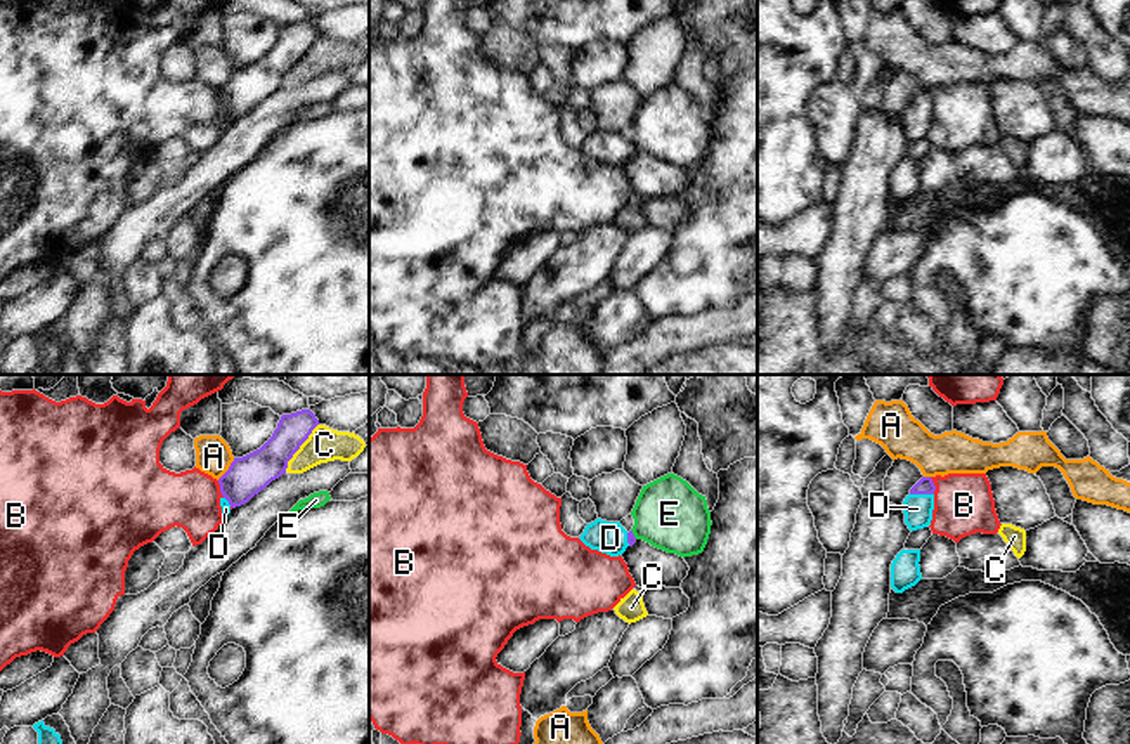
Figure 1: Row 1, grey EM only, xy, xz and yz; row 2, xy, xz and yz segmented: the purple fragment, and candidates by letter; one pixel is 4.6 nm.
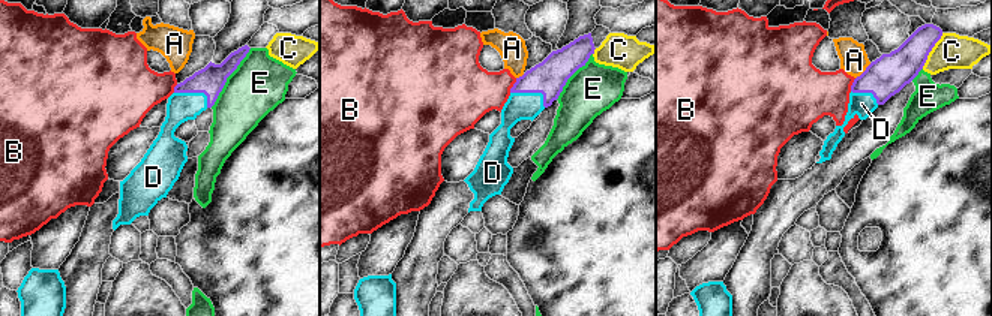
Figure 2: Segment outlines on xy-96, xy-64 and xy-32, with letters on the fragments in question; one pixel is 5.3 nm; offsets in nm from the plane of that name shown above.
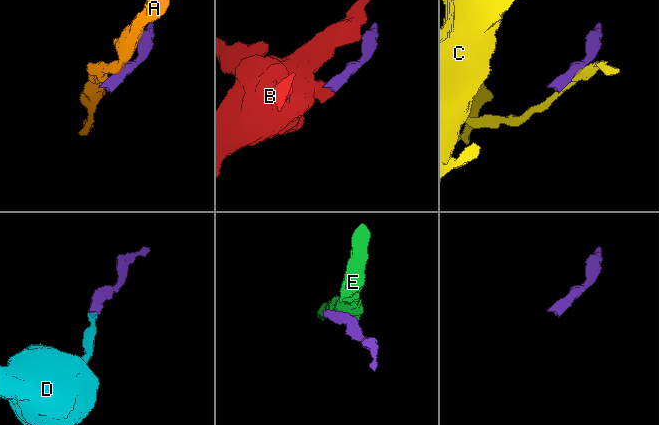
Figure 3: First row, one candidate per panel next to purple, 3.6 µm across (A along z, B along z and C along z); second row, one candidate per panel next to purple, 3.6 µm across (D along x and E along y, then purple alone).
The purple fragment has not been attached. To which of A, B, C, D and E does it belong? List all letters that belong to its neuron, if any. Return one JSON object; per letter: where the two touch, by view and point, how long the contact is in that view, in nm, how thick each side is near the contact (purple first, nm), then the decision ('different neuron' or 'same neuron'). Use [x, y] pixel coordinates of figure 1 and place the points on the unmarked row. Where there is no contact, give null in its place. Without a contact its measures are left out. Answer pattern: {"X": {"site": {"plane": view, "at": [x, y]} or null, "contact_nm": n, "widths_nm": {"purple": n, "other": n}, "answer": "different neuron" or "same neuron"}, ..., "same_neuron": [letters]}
{"A": {"site": {"plane": "xy", "at": [229, 80]}, "contact_nm": 130, "widths_nm": {"purple": 180, "other": 170}, "answer": "different neuron"}, "B": {"site": {"plane": "xy", "at": [220, 101]}, "contact_nm": 90, "widths_nm": {"purple": 180, "other": 280}, "answer": "different neuron"}, "C": {"site": {"plane": "xy", "at": [298, 59]}, "contact_nm": 280, "widths_nm": {"purple": 180, "other": 160}, "answer": "different neuron"}, "D": {"site": {"plane": "yz", "at": [922, 104]}, "contact_nm": 110, "widths_nm": {"purple": 80, "other": 140}, "answer": "same neuron"}, "E": {"site": {"plane": "xz", "at": [633, 146]}, "contact_nm": 50, "widths_nm": {"purple": 50, "other": 320}, "answer": "different neuron"}, "same_neuron": ["D"]}

